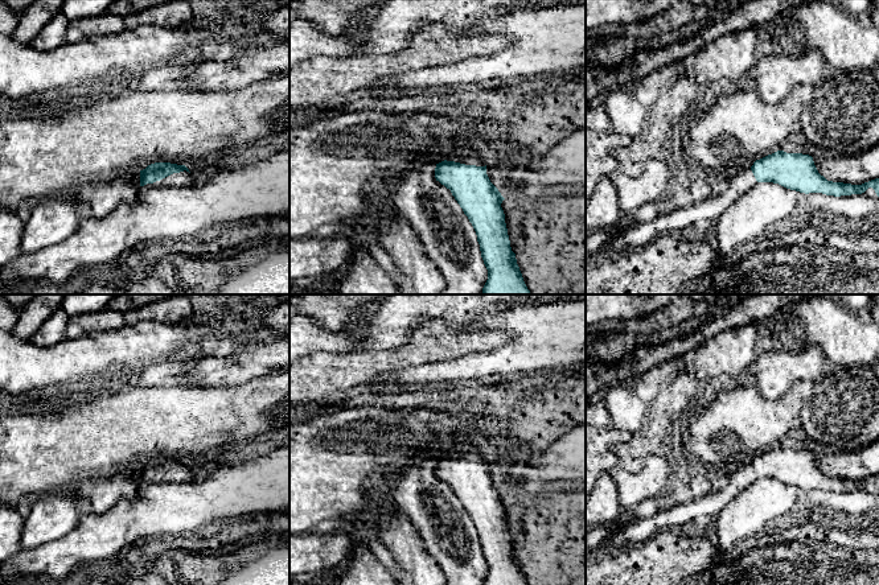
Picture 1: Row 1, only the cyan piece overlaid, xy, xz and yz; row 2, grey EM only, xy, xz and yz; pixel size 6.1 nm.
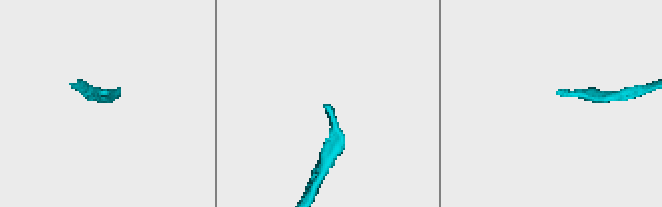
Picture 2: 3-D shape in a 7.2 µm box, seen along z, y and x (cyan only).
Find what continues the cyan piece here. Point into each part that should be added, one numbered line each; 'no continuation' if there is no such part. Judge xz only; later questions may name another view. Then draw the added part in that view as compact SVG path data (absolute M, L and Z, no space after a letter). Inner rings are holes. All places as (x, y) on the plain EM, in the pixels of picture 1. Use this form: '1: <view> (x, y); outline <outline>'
1: xz (461, 447); outline M461 433L457 437L451 437L445 456L465 461L488 461L488 458L480 450L480 446L472 442L469 433Z

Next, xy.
1: xy (184, 474); outline M186 466L180 467L180 469L173 469L160 477L140 482L139 493L144 493L151 483L173 483L173 482L182 482L184 483L184 482L190 482L196 478L197 477L193 473L193 470Z

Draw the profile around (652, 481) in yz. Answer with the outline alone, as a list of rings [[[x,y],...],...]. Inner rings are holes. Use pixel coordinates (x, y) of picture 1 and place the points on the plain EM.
[[[652,454],[640,473],[629,473],[617,466],[609,474],[617,486],[621,508],[627,515],[642,500],[660,497],[666,490],[671,469],[666,458]]]

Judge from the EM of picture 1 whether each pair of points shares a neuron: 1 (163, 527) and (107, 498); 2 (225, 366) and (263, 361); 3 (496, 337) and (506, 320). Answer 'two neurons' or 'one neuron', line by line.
1: two neurons
2: one neuron
3: two neurons

